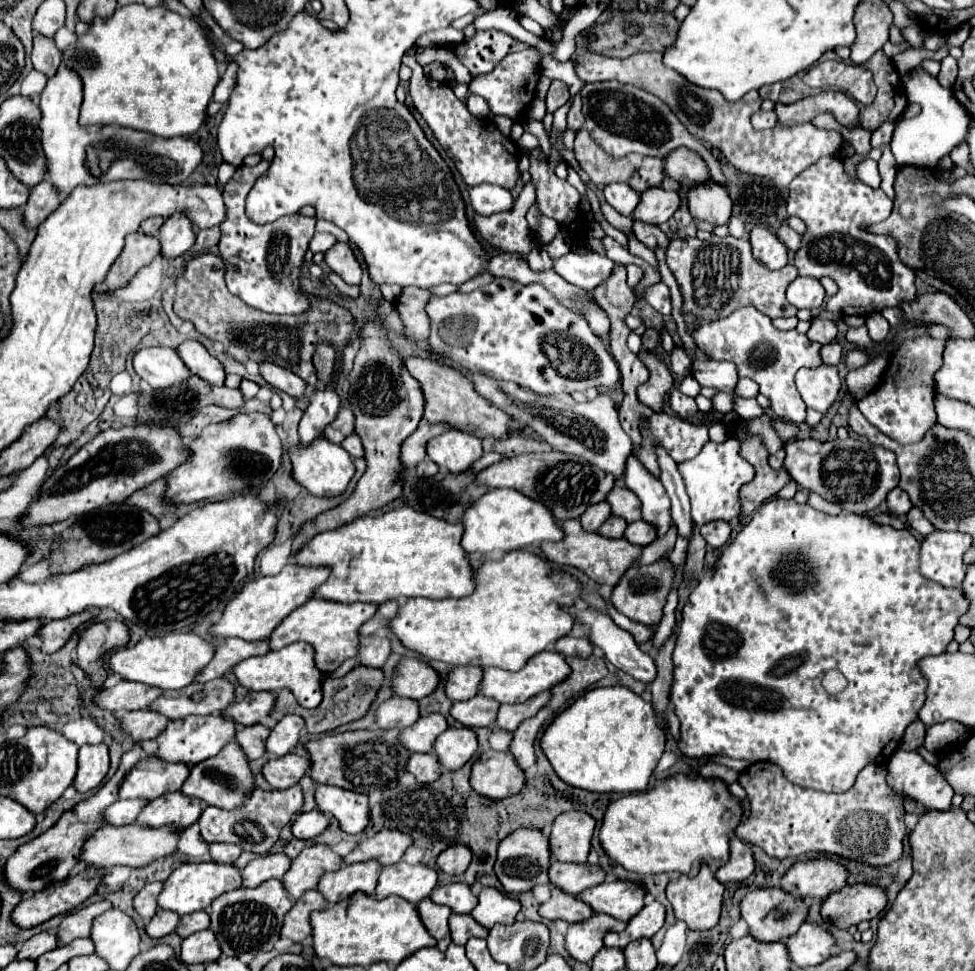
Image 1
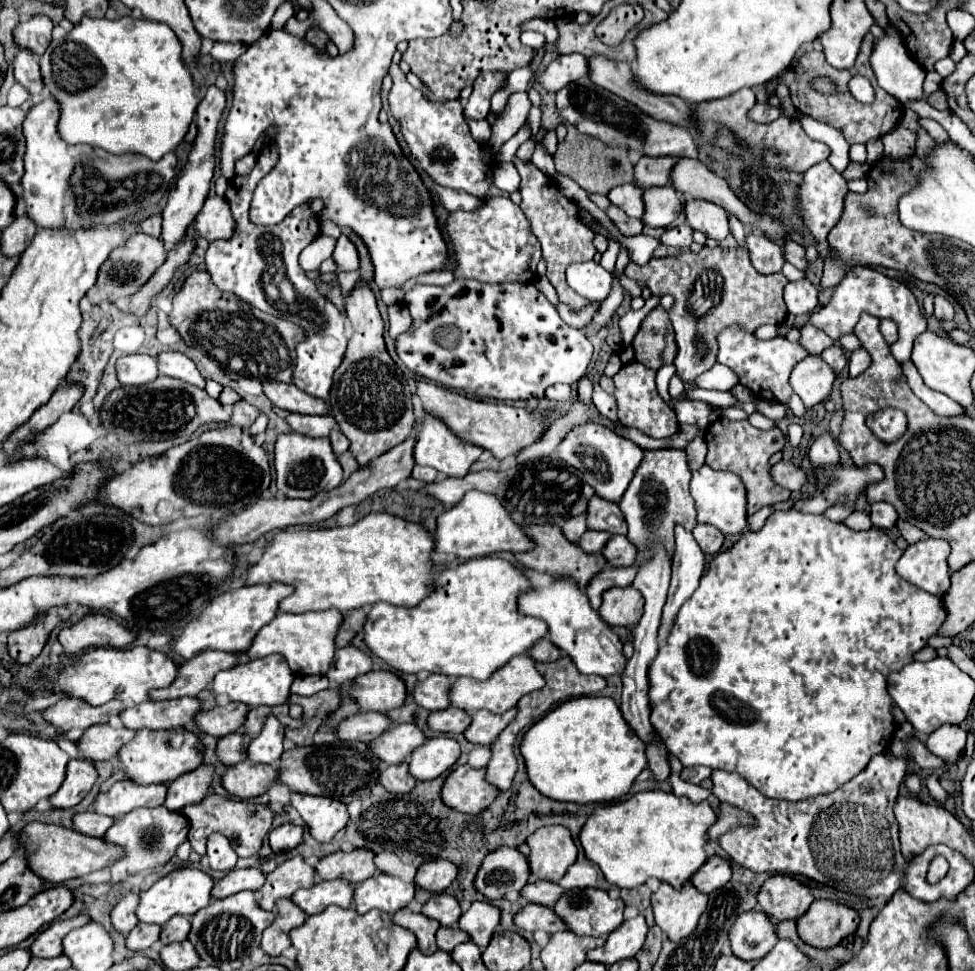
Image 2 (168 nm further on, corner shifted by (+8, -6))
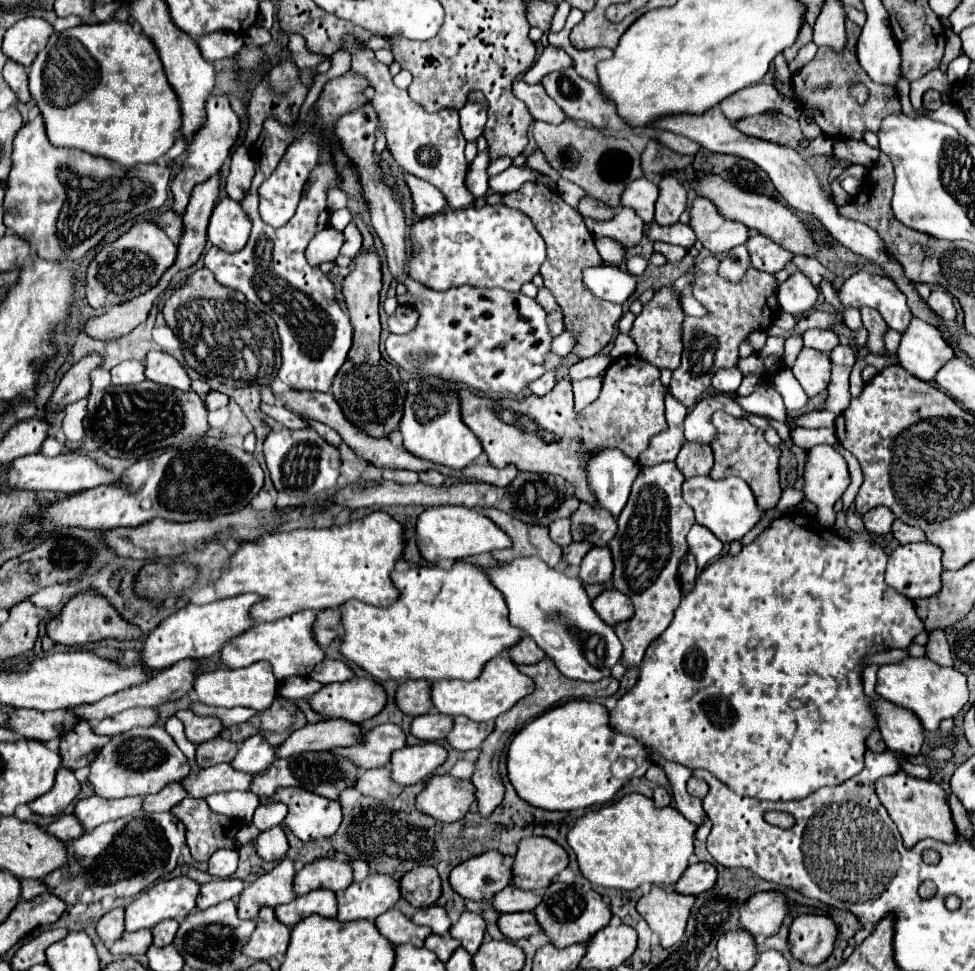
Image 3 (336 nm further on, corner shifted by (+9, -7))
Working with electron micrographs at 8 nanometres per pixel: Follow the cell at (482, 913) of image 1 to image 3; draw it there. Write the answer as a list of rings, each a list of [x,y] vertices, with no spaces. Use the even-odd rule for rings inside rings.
[[[465,910],[461,918],[451,926],[451,936],[461,940],[461,946],[469,954],[475,954],[485,938],[485,920],[481,918],[481,914]]]

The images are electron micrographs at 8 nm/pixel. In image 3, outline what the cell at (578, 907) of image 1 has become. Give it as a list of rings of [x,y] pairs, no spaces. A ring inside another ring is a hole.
[[[533,912],[501,914],[497,924],[507,940],[519,940],[519,938],[527,938],[541,932],[541,926],[537,924],[537,918],[533,916]]]

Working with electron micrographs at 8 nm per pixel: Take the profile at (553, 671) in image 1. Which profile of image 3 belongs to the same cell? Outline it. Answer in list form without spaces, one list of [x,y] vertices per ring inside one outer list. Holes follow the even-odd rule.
[[[499,654],[493,660],[489,660],[481,672],[481,676],[473,682],[461,682],[461,680],[441,680],[433,682],[431,696],[433,706],[437,712],[447,716],[467,716],[475,722],[487,722],[495,720],[499,714],[507,712],[515,702],[519,702],[525,694],[533,692],[533,680],[517,670],[517,666],[509,660],[507,654]],[[449,708],[461,708],[461,710],[449,710]]]

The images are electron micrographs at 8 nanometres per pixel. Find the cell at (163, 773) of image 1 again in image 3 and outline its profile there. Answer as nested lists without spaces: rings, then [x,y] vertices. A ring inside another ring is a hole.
[[[91,796],[77,802],[75,816],[83,822],[85,830],[93,830],[109,820],[129,816],[131,812],[137,812],[141,808],[143,808],[141,796],[127,796],[121,800],[101,800],[101,796]]]

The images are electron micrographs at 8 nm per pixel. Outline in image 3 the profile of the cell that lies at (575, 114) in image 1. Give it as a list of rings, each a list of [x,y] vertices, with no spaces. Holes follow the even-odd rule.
[[[535,150],[535,152],[527,158],[525,166],[531,168],[531,170],[541,172],[541,174],[545,174],[545,176],[549,176],[553,182],[559,182],[559,178],[561,178],[561,174],[545,160],[545,156],[541,156],[541,150]]]

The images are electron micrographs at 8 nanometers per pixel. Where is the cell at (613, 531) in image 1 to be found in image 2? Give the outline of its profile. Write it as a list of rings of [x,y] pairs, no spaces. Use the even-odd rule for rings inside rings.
[[[586,531],[580,541],[578,541],[578,547],[586,553],[592,553],[592,555],[598,555],[602,551],[602,547],[606,545],[606,541],[610,539],[610,535],[606,535],[604,531]]]

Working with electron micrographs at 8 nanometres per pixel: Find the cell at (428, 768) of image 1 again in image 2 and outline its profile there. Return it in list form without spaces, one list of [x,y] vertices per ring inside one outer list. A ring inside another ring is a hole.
[[[398,763],[398,765],[390,765],[386,769],[380,771],[378,775],[378,783],[390,791],[390,793],[410,793],[412,787],[414,787],[414,779],[410,779],[410,773],[408,773],[408,767],[406,763]]]

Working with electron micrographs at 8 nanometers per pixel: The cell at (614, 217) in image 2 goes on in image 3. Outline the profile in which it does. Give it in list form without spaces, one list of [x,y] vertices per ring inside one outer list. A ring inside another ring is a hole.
[[[591,196],[581,198],[577,212],[581,212],[583,216],[589,216],[593,220],[611,220],[615,216],[613,208],[609,208],[605,202],[601,202],[597,198],[591,198]]]

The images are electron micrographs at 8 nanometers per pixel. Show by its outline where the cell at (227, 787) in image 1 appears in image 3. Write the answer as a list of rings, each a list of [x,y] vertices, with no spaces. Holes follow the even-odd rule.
[[[181,782],[177,784],[167,784],[161,792],[153,796],[145,796],[143,808],[147,812],[169,812],[175,804],[179,804],[187,796],[187,790],[183,788]]]

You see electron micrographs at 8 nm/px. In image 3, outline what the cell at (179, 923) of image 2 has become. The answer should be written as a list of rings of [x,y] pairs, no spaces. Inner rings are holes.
[[[165,920],[159,922],[151,932],[153,932],[153,944],[155,946],[169,946],[175,940],[179,922],[177,920]]]

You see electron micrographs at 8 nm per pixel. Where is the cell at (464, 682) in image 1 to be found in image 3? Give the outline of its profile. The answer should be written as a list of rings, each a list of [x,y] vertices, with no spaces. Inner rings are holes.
[[[407,680],[397,688],[397,706],[409,716],[431,712],[431,684],[427,680]]]

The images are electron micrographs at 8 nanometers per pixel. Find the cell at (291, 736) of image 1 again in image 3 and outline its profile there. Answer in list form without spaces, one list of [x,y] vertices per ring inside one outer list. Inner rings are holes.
[[[251,736],[241,744],[231,766],[241,772],[257,774],[257,772],[263,772],[265,768],[269,768],[269,764],[273,760],[275,760],[275,750],[267,742],[267,738],[265,736]]]

